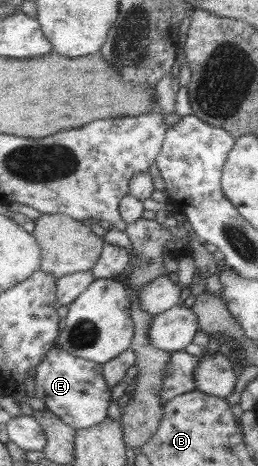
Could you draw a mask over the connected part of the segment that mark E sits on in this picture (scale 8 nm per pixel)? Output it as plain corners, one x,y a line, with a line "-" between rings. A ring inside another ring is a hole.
56,345
46,352
35,376
34,397
42,400
46,409
56,413
76,429
91,428
108,418
112,391
106,382
104,364
78,357

